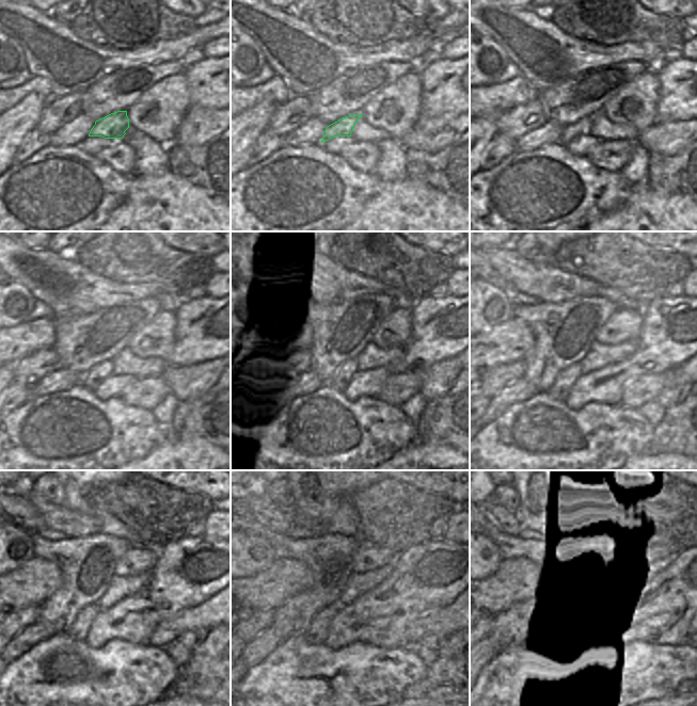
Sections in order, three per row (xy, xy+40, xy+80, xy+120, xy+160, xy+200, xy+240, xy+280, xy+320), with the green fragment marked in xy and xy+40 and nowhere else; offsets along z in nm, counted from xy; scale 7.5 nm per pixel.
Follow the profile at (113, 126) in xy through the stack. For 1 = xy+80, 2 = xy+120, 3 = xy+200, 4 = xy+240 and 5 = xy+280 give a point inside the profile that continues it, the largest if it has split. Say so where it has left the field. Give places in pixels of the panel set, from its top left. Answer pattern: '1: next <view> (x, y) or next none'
1: next xy+80 (581, 128)
2: next xy+120 (92, 379)
3: next xy+200 (559, 389)
4: next xy+240 (79, 629)
5: next xy+280 (316, 634)

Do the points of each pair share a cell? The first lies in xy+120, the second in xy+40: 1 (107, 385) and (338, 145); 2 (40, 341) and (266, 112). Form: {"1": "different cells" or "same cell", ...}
{"1": "same cell", "2": "different cells"}

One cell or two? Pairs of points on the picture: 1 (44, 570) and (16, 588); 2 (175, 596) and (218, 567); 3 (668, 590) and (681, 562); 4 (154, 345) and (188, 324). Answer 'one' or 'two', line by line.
1: one
2: one
3: one
4: two

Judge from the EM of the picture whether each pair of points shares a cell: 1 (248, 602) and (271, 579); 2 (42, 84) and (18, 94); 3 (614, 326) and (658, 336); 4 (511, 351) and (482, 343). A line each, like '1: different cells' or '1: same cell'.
1: same cell
2: same cell
3: different cells
4: same cell

